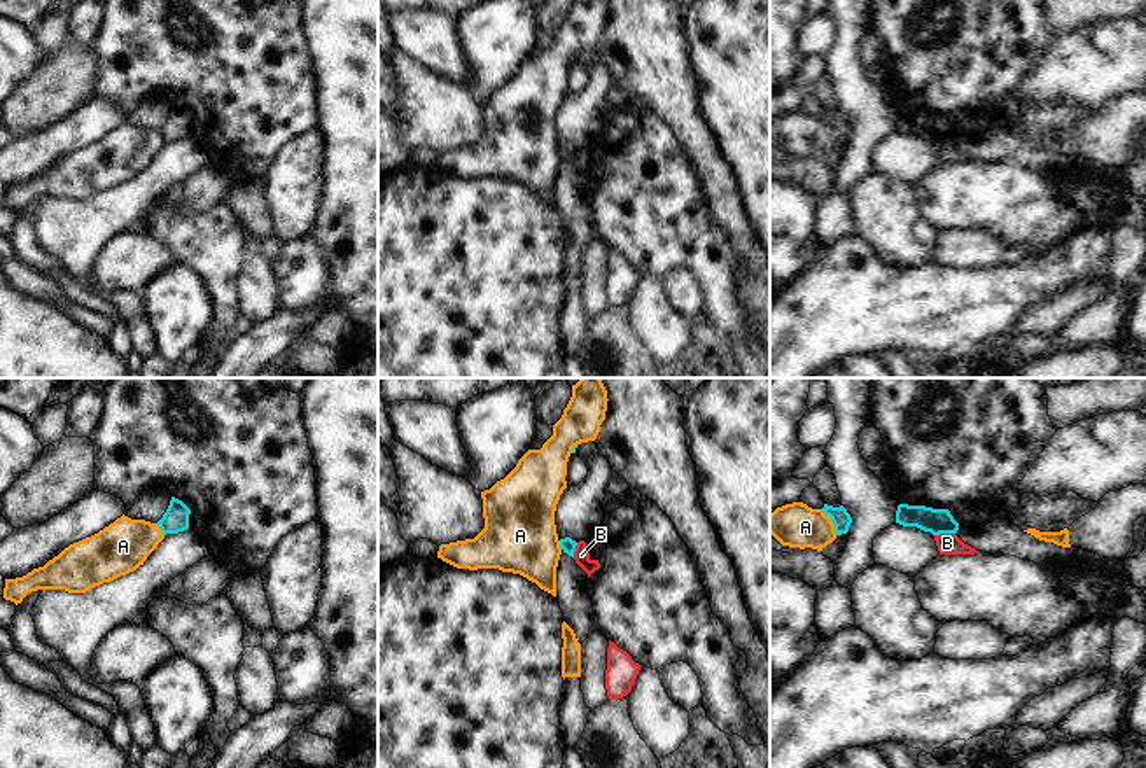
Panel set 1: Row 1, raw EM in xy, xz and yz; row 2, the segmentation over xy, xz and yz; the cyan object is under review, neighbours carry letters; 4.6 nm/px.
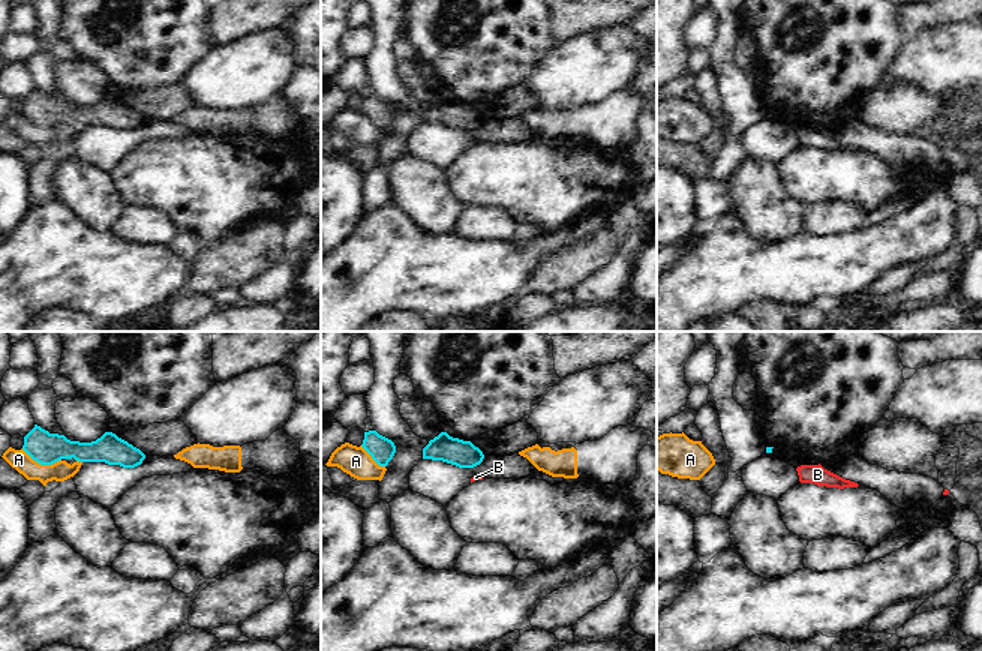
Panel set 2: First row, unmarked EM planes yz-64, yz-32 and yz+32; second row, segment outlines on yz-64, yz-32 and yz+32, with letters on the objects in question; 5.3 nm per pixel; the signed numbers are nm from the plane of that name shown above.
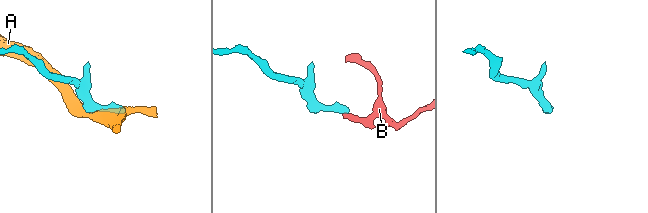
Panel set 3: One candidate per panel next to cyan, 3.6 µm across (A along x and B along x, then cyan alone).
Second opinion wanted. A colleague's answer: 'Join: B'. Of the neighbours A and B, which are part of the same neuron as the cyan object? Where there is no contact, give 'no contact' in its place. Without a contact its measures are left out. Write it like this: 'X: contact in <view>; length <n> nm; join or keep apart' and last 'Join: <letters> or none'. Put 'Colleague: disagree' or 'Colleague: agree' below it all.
A: contact in yz; length 140 nm; keep apart
B: contact in yz; length 100 nm; keep apart
Join: none
Colleague: disagree

